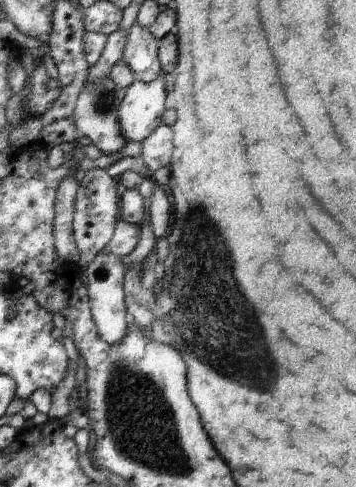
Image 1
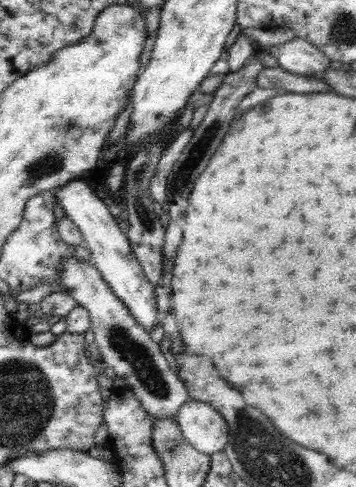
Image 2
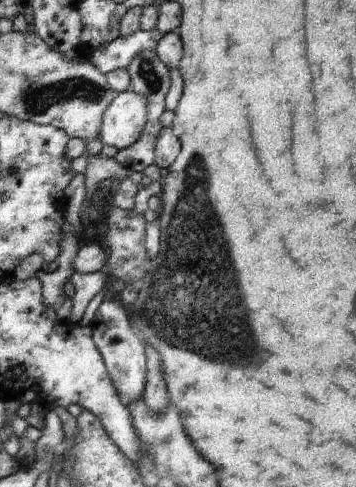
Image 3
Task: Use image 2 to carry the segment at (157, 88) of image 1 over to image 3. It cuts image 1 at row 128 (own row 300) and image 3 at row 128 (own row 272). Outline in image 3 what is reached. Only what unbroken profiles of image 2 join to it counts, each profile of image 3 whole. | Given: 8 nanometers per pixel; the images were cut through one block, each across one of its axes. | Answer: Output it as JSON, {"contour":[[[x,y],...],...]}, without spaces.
{"contour":[[[123,92],[105,114],[101,142],[117,150],[131,148],[141,140],[149,124],[149,98],[139,92]]]}

